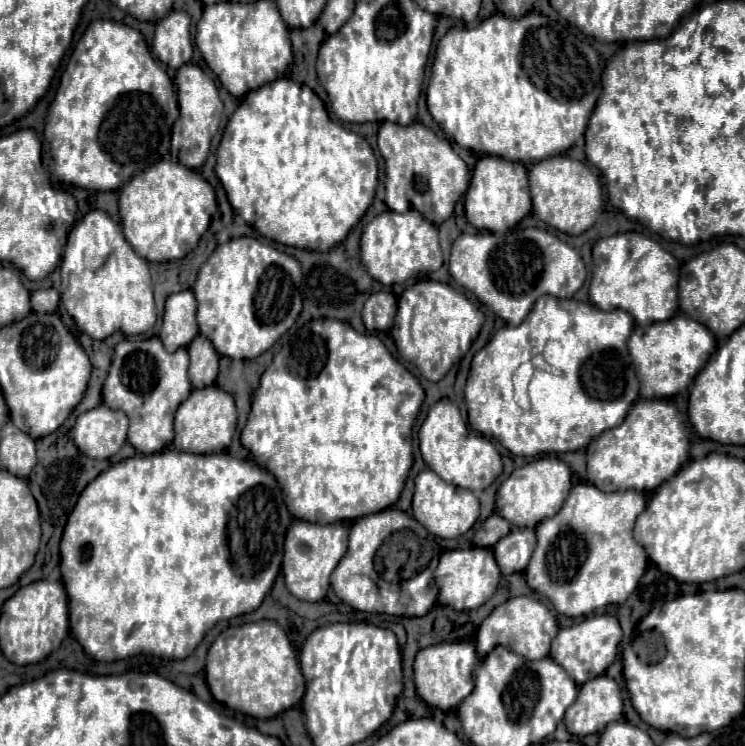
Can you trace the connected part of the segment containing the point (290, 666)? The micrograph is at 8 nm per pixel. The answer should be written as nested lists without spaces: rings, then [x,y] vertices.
[[[274,620],[224,630],[208,648],[206,682],[218,702],[254,718],[274,718],[296,706],[306,690],[296,652],[286,632]]]

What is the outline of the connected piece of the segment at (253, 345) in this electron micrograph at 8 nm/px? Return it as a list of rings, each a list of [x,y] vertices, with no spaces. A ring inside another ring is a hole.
[[[232,238],[218,244],[212,256],[198,270],[192,288],[198,310],[198,328],[208,336],[220,356],[236,360],[258,358],[296,322],[302,310],[300,264],[256,238]]]

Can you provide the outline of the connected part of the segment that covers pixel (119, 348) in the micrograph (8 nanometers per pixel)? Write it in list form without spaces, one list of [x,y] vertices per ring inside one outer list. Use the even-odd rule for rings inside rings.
[[[154,336],[142,342],[122,340],[116,344],[112,366],[102,390],[102,400],[112,410],[128,412],[128,442],[144,454],[154,454],[172,442],[174,412],[180,402],[190,396],[190,390],[192,384],[188,380],[188,352],[184,348],[166,352],[162,342]]]

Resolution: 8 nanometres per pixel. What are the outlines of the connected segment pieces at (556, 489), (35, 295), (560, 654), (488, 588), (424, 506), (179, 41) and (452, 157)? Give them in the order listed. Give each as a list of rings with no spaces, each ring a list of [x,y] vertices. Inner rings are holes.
[[[544,456],[522,468],[516,468],[508,476],[508,480],[500,484],[496,492],[496,512],[504,516],[512,526],[536,528],[536,524],[540,524],[544,518],[554,516],[562,508],[570,488],[572,488],[570,468],[558,458]]]
[[[44,288],[32,292],[32,310],[34,312],[56,312],[60,302],[58,290],[54,288]]]
[[[614,616],[586,618],[580,624],[560,628],[558,636],[552,640],[550,658],[556,660],[568,672],[568,676],[572,676],[572,680],[576,684],[584,684],[586,680],[596,678],[606,672],[606,668],[616,658],[616,650],[618,650],[620,640],[622,640],[622,630],[620,630],[620,624]]]
[[[468,548],[468,550],[448,550],[440,556],[436,568],[436,582],[440,588],[438,600],[450,604],[456,610],[472,610],[482,606],[500,584],[500,568],[494,560],[492,548]]]
[[[430,468],[422,470],[414,482],[416,482],[416,490],[412,500],[412,514],[424,528],[428,528],[430,534],[440,538],[458,538],[464,532],[468,532],[478,520],[480,512],[478,512],[478,498],[474,492],[448,484]]]
[[[172,10],[164,20],[156,24],[152,42],[152,54],[170,68],[180,68],[192,58],[190,38],[190,16],[182,10]]]
[[[381,122],[377,147],[386,162],[386,206],[390,210],[406,212],[416,208],[432,224],[440,224],[452,214],[456,200],[468,188],[470,172],[464,160],[452,150],[448,140],[440,140],[420,122],[410,126]]]

